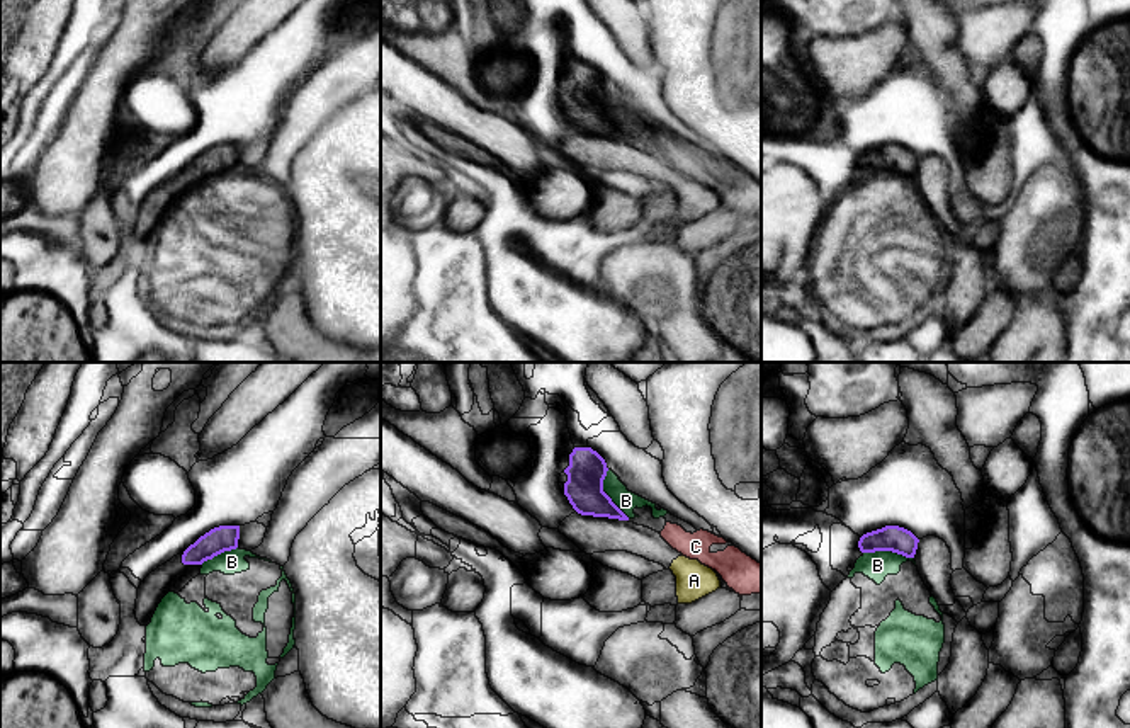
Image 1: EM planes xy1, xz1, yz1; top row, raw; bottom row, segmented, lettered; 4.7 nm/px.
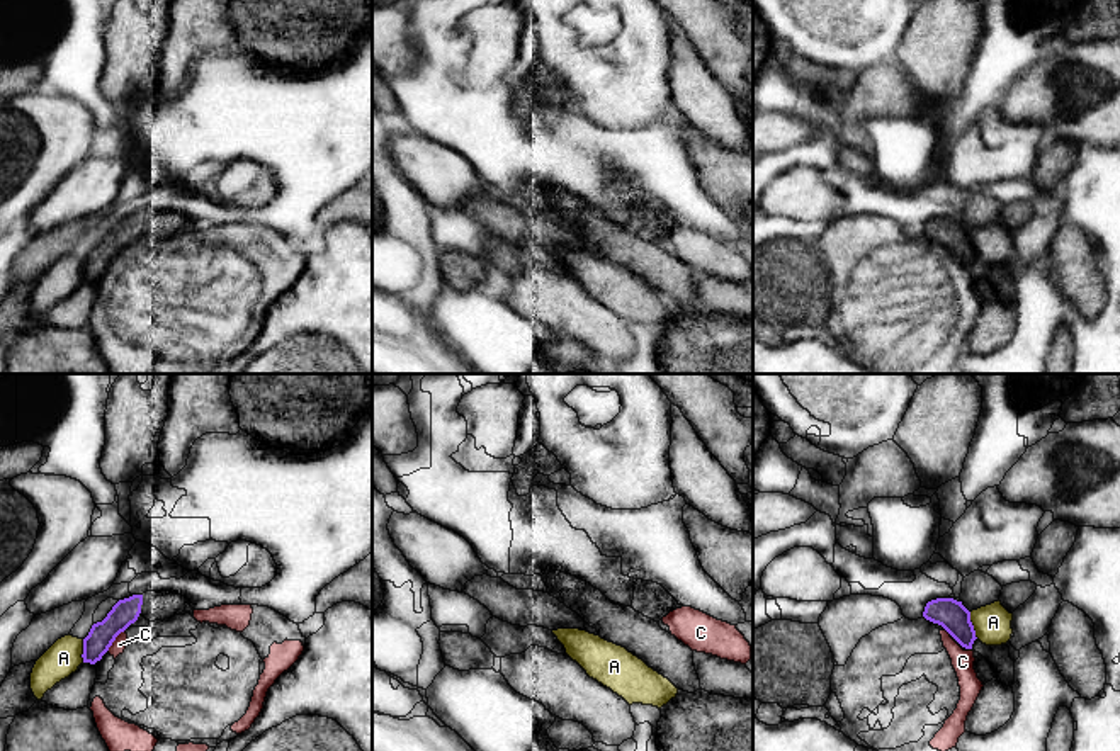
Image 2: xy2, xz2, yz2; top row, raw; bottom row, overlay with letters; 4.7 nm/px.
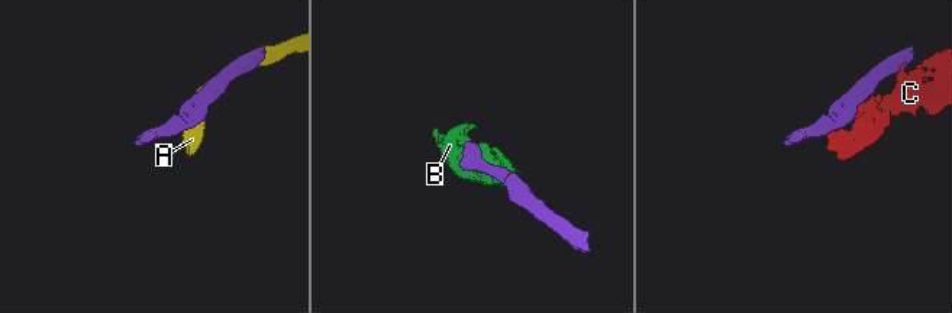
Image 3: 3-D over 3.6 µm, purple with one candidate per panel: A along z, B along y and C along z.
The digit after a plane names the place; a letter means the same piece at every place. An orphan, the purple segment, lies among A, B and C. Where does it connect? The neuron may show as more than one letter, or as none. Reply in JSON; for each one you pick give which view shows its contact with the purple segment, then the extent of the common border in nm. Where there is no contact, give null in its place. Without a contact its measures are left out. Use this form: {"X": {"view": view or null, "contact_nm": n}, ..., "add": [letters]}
{"add": []}

